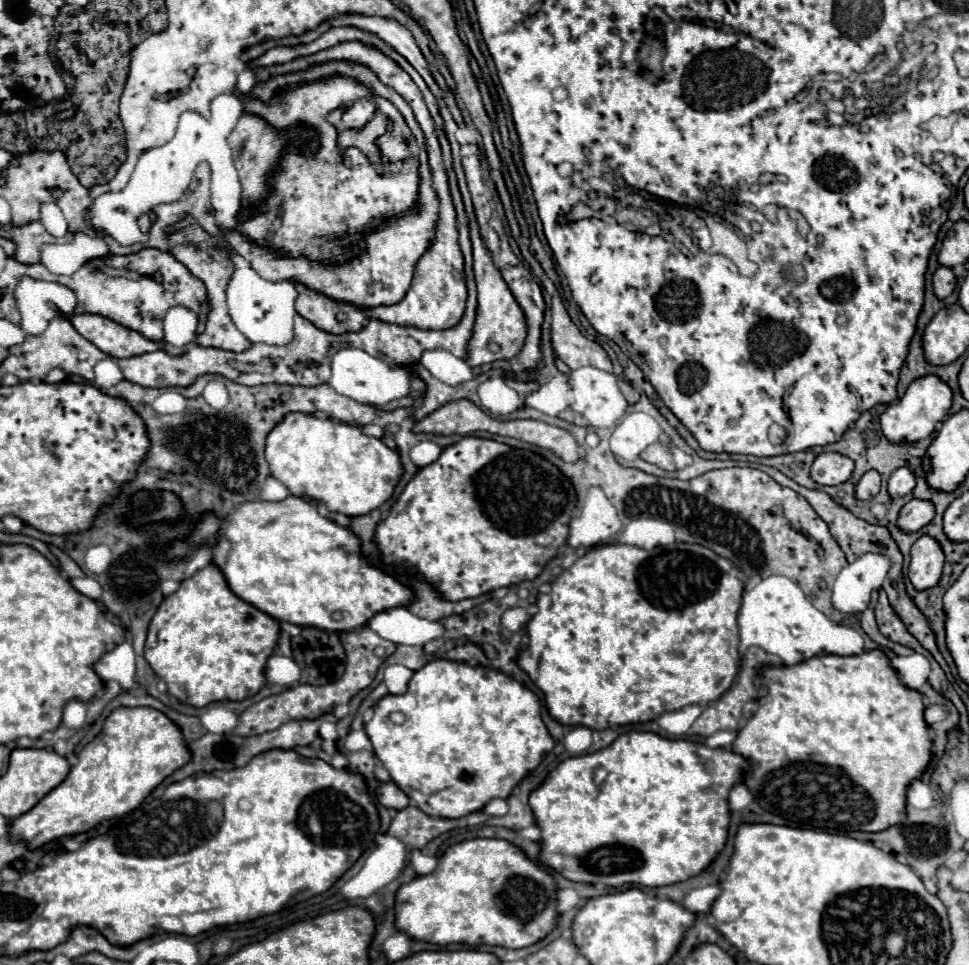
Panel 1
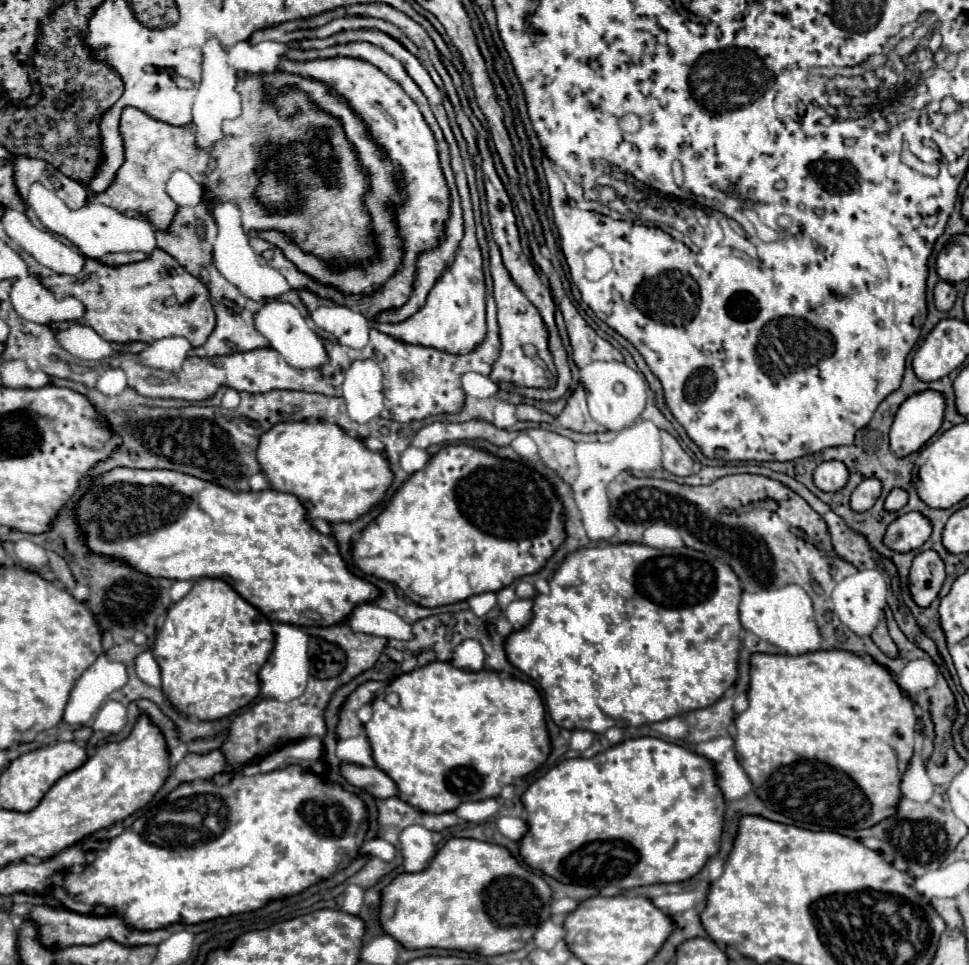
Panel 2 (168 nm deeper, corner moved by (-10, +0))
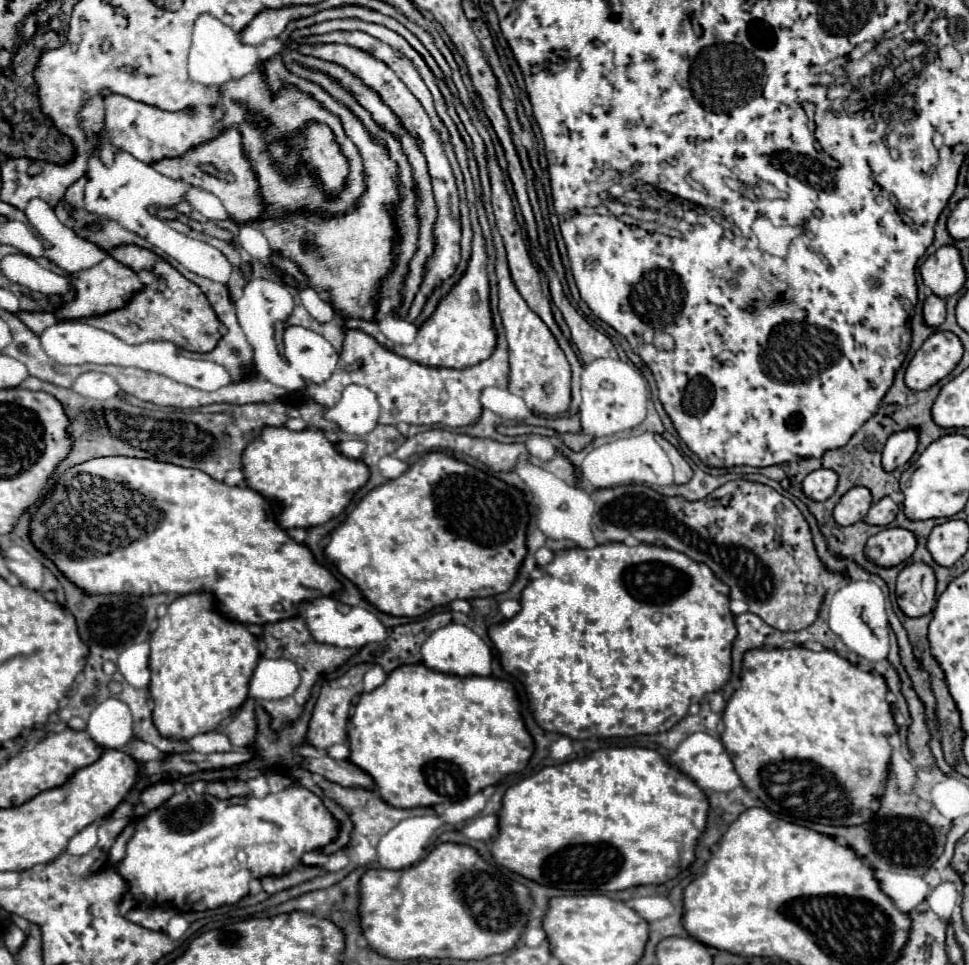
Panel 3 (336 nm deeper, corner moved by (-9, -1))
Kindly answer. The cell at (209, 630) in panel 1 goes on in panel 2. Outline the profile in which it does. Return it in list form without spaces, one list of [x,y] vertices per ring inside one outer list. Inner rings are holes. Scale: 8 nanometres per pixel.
[[[200,578],[180,602],[170,606],[166,622],[156,634],[152,654],[162,670],[162,690],[170,696],[172,706],[178,706],[184,716],[218,720],[248,706],[260,694],[258,672],[264,666],[264,660],[268,660],[272,644],[272,624],[258,608],[234,592],[228,582],[220,578]]]

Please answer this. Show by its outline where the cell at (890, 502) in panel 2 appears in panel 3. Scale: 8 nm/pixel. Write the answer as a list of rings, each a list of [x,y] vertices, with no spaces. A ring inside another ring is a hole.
[[[883,497],[879,503],[873,503],[873,505],[871,505],[865,521],[867,521],[869,525],[887,527],[887,525],[895,519],[897,511],[899,511],[897,503],[895,503],[891,497]]]

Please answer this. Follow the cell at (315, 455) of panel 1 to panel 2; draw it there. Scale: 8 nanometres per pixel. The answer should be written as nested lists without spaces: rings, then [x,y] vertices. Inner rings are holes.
[[[300,420],[300,422],[280,422],[260,438],[258,460],[262,472],[268,476],[270,484],[278,492],[290,492],[300,498],[300,502],[308,508],[308,518],[324,518],[332,524],[336,522],[352,522],[374,510],[386,498],[386,492],[394,480],[394,472],[390,468],[384,452],[372,452],[366,448],[364,440],[358,436],[346,434],[338,424],[326,424],[320,420]]]

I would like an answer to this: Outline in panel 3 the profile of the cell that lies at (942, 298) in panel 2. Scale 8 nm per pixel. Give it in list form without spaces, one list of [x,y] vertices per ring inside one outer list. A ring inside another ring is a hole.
[[[929,295],[923,303],[923,321],[927,327],[937,329],[945,321],[945,303],[937,295]]]

